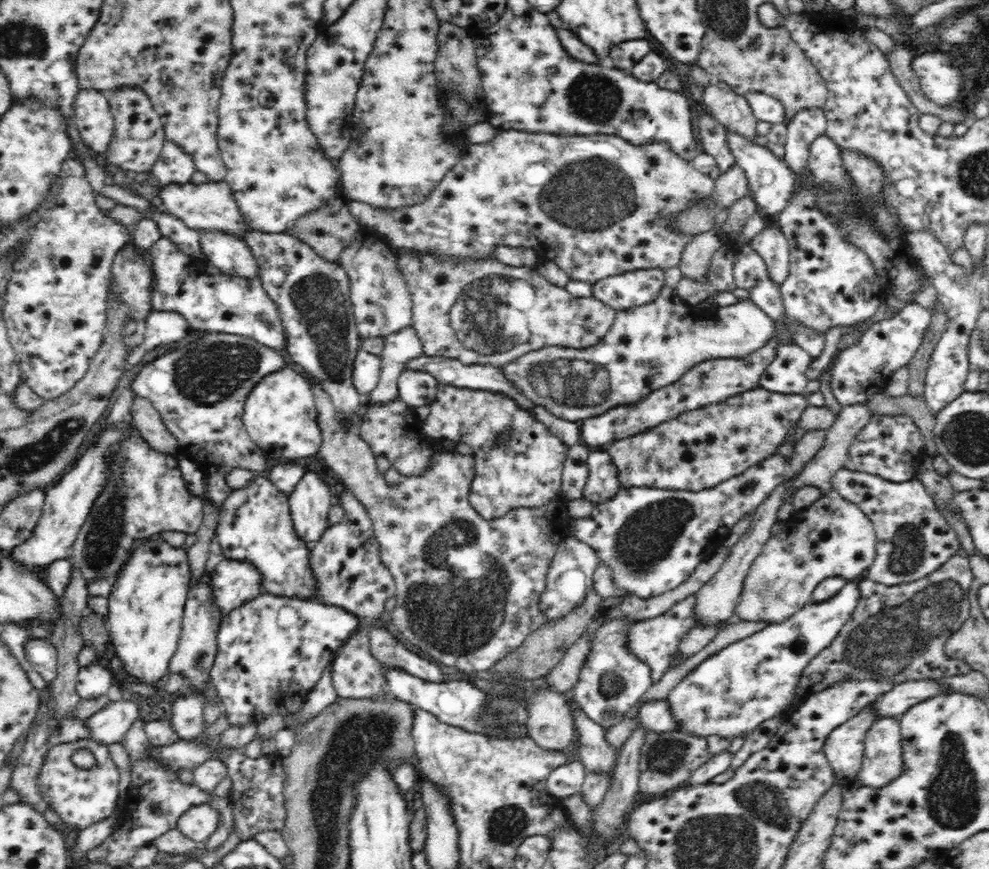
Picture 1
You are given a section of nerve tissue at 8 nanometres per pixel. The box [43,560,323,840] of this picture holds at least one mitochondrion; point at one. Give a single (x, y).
(199, 659)

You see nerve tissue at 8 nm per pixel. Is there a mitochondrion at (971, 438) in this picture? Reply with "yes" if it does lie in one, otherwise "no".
yes

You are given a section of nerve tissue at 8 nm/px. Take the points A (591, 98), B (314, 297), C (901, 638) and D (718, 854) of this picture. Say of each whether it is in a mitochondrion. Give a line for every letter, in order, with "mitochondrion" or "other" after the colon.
A: mitochondrion
B: mitochondrion
C: mitochondrion
D: mitochondrion

